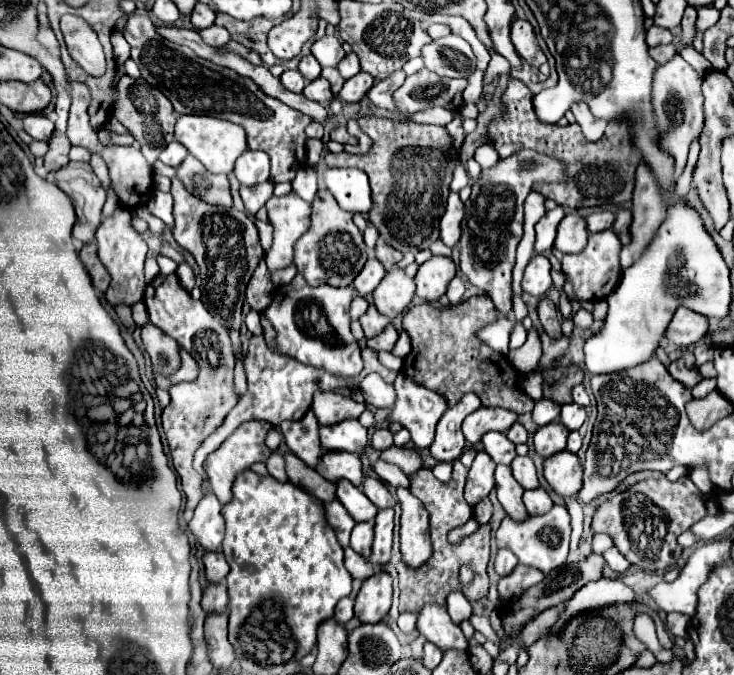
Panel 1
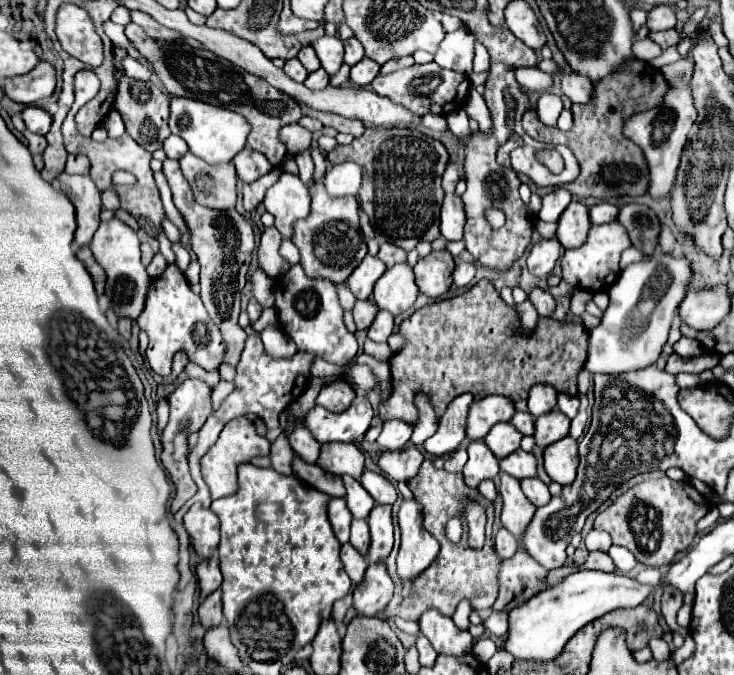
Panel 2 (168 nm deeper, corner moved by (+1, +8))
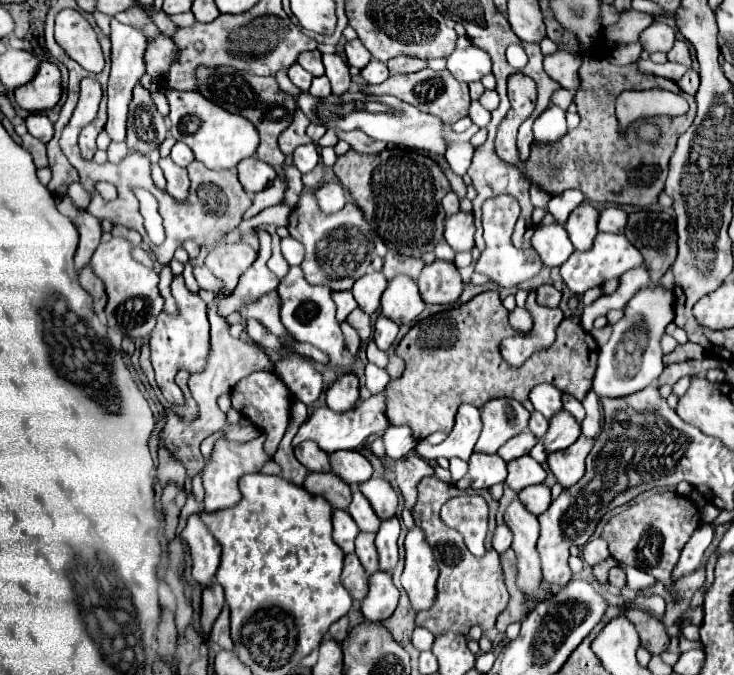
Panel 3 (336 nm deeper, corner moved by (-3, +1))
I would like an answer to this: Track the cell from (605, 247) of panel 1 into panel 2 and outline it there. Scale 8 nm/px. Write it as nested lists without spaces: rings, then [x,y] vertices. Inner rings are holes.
[[[618,221],[612,223],[604,223],[604,225],[592,225],[588,239],[584,245],[576,247],[576,249],[566,249],[564,257],[562,257],[562,279],[572,283],[574,287],[580,289],[588,289],[588,291],[608,291],[618,275],[620,275],[620,253],[630,247],[630,239],[626,229],[622,229],[622,225],[618,225]]]

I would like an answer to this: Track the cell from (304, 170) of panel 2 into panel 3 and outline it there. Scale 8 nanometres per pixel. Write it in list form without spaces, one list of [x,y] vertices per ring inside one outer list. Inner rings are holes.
[[[314,142],[302,144],[294,150],[294,164],[302,174],[312,172],[318,162],[320,162],[320,154],[318,154],[318,148],[316,148]]]

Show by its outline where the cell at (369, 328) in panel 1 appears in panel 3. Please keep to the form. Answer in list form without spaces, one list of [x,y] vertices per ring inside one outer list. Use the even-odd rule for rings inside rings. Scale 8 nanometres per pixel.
[[[356,308],[354,312],[350,312],[350,316],[346,318],[346,322],[348,322],[352,328],[356,328],[356,332],[358,332],[360,338],[362,338],[362,342],[366,342],[366,340],[370,338],[370,334],[372,334],[372,324],[370,324],[370,316],[368,316],[366,312],[362,312],[360,308]]]

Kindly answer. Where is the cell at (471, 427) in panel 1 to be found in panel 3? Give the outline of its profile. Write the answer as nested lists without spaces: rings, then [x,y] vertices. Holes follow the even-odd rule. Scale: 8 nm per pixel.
[[[494,398],[482,406],[482,434],[476,442],[474,452],[496,454],[502,444],[512,436],[528,430],[530,412],[512,398]]]

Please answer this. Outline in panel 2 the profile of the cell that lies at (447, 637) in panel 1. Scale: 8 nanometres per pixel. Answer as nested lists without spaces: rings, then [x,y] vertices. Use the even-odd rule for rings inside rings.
[[[428,609],[426,613],[422,613],[422,619],[418,619],[418,623],[422,635],[428,637],[438,653],[464,655],[472,651],[472,635],[458,629],[450,617],[438,613],[436,609]]]

